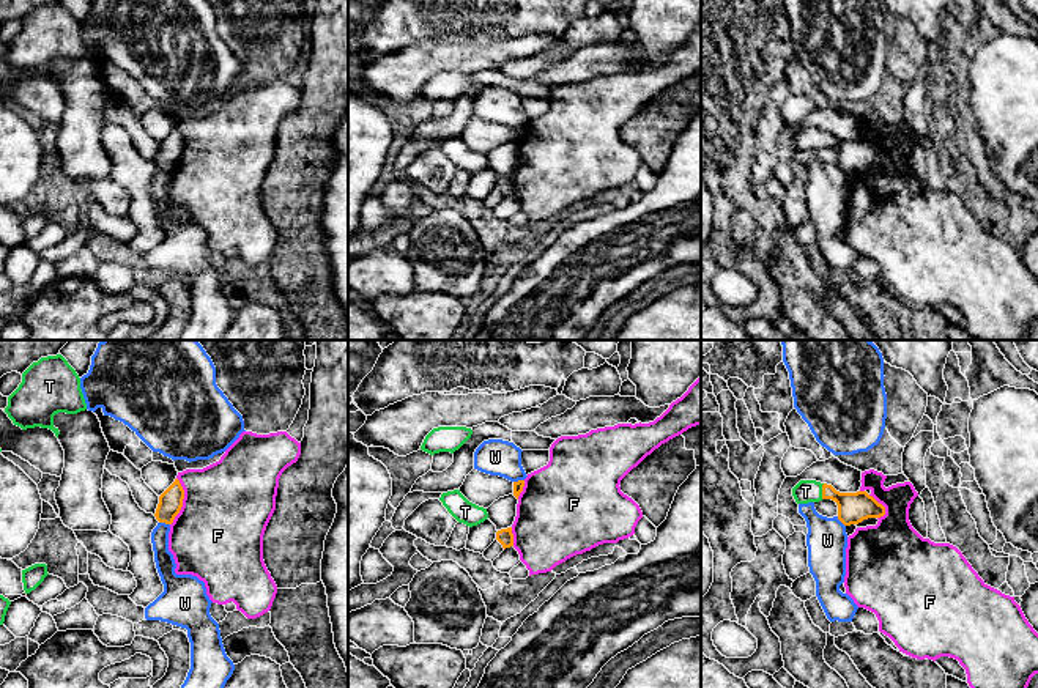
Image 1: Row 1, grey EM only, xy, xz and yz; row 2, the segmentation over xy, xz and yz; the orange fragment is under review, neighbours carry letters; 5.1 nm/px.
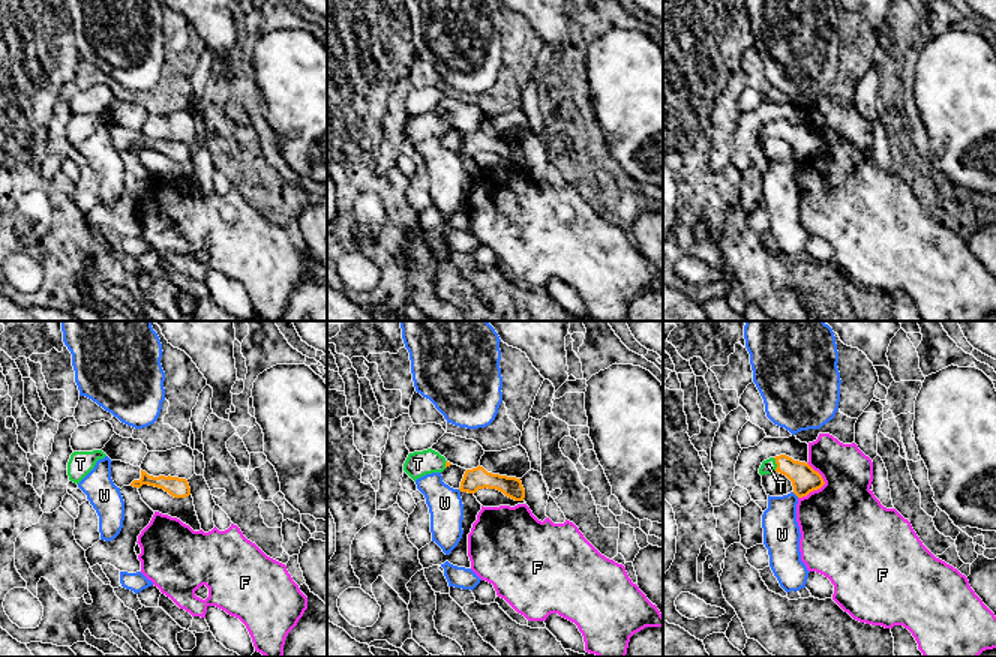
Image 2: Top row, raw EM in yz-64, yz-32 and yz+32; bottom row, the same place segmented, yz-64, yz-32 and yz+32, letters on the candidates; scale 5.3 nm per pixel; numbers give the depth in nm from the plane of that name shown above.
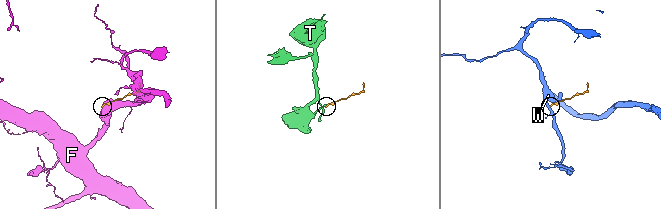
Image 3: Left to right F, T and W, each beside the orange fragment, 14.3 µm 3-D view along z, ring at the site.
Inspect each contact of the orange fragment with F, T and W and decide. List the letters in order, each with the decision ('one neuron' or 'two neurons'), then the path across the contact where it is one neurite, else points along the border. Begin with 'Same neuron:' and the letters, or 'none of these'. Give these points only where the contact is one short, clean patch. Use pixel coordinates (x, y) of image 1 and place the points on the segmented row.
Same neuron: T
F: two neurons
T: one neuron; way yz (852, 507), (832, 493), (822, 491), (805, 491)
W: two neurons

